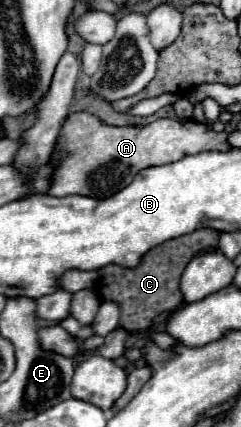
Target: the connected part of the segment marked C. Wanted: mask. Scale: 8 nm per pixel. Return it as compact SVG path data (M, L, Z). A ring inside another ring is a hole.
M199 229L189 235L165 241L153 247L151 251L147 251L135 269L125 269L119 265L103 267L101 279L95 287L101 299L117 301L123 307L123 313L121 313L123 329L127 329L129 333L147 331L151 329L155 317L159 317L163 311L173 313L177 311L177 307L183 305L183 295L179 289L179 279L181 279L183 269L195 255L209 251L211 247L217 249L217 239L219 239L219 233L215 229Z

